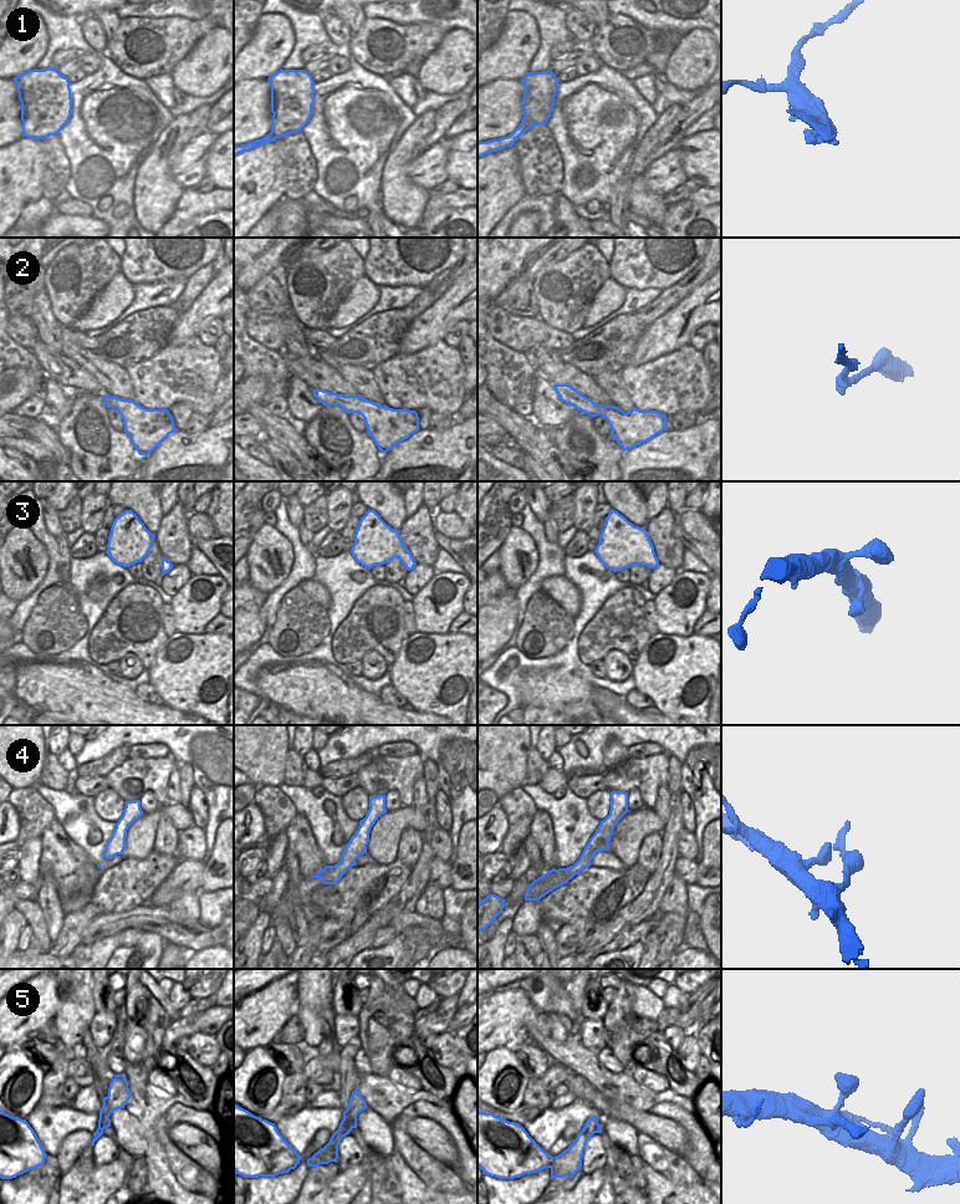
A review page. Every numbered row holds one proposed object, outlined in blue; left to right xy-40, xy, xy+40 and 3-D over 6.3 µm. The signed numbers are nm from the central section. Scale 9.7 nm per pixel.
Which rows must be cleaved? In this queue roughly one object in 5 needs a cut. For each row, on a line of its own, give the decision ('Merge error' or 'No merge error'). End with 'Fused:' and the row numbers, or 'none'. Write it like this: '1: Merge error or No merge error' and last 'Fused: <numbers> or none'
1: Merge error
2: No merge error
3: No merge error
4: No merge error
5: No merge error
Fused: 1

